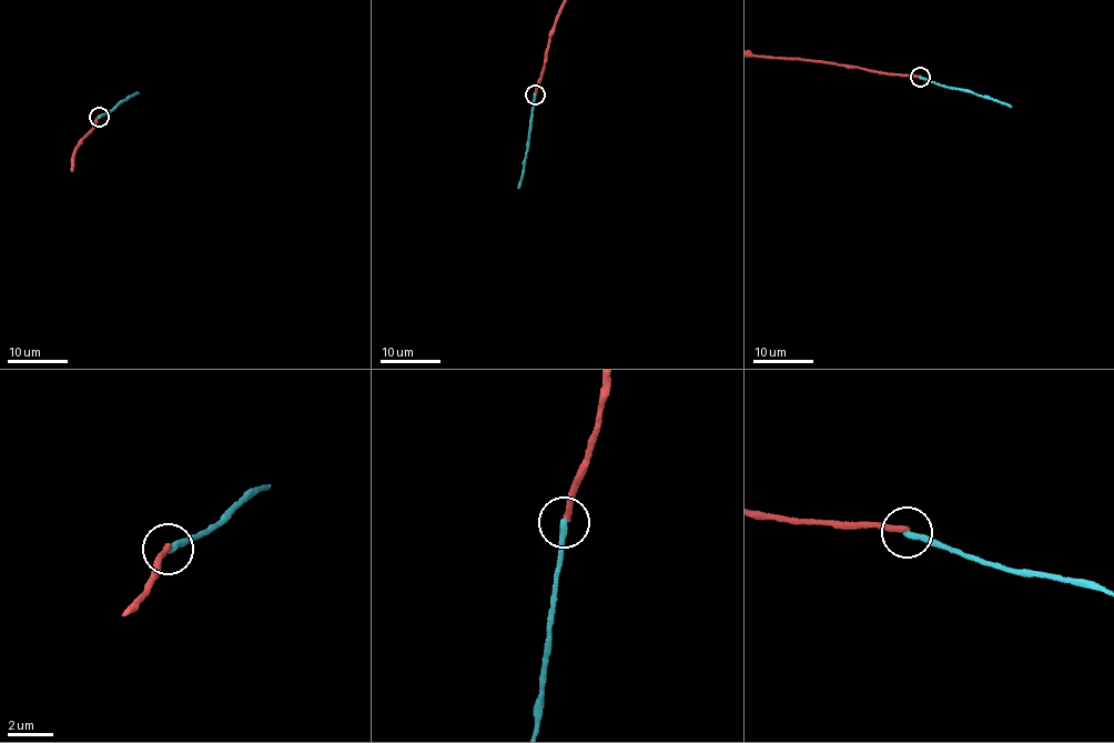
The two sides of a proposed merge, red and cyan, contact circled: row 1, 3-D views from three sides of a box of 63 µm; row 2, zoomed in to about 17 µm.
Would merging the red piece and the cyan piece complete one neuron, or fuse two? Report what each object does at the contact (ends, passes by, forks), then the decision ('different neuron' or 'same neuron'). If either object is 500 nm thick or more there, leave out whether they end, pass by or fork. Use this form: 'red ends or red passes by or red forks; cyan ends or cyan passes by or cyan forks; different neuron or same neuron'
red ends; cyan ends; different neuron

